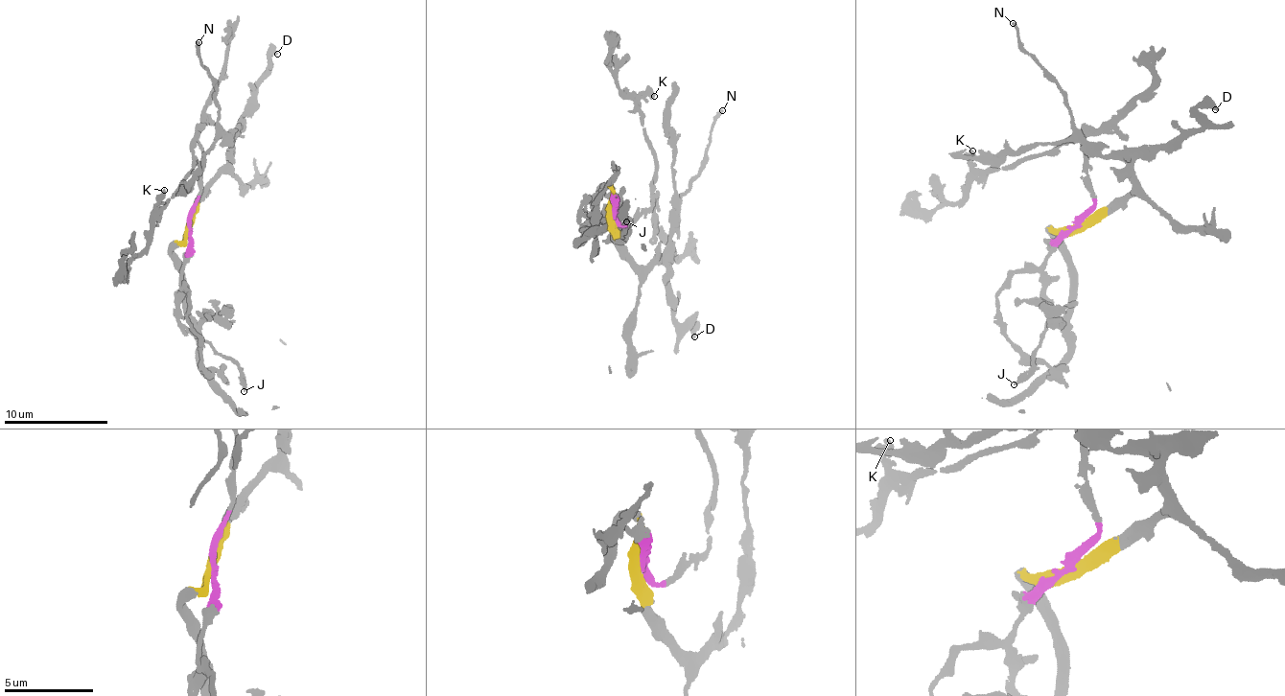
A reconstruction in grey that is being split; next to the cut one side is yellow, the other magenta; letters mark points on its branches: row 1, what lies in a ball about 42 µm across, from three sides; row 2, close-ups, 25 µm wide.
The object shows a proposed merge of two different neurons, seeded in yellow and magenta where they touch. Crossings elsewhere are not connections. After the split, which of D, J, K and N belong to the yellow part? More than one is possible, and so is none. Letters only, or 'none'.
D, N

